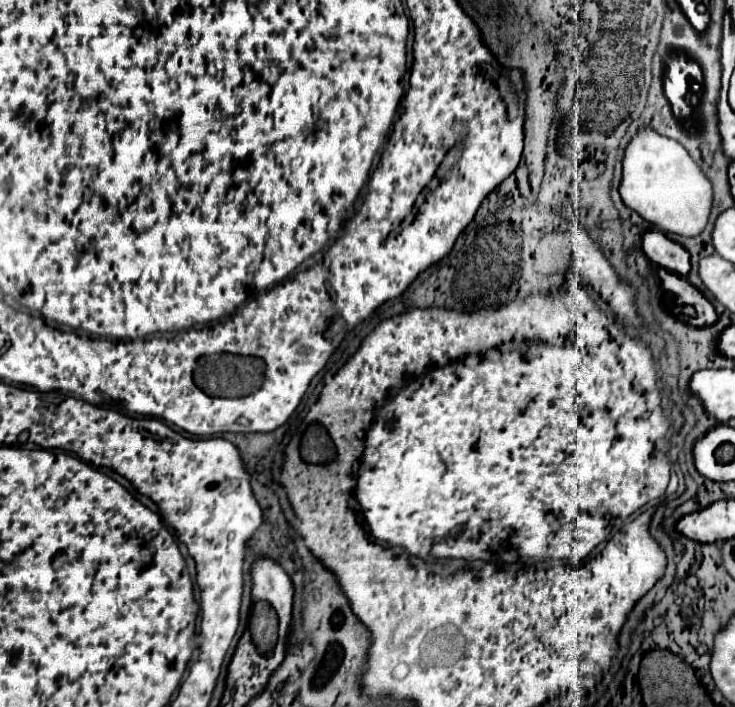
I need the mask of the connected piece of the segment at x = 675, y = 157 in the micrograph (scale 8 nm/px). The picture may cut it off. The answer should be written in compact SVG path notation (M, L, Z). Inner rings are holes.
M652 128L640 130L626 148L620 196L630 210L638 212L662 232L688 238L704 232L712 210L712 184L704 180L700 166L679 142L660 136Z

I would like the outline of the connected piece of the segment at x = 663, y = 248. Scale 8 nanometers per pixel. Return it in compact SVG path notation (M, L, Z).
M650 230L642 238L642 248L650 262L658 264L660 268L678 274L688 276L690 274L690 254L686 248L682 248L678 242L672 242L668 236L664 236L658 230Z

